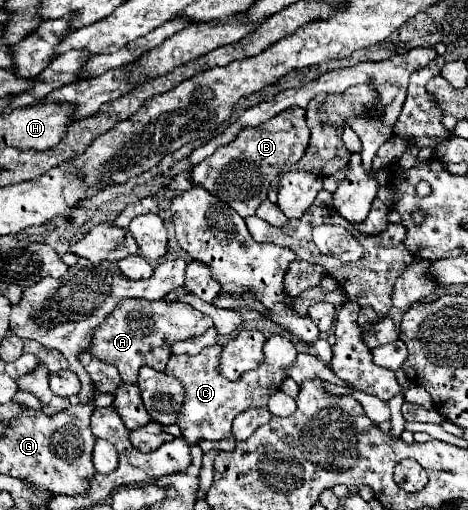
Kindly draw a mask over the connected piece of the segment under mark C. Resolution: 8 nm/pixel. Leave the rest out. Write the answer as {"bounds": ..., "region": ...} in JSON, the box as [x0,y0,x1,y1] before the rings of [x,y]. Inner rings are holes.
{"bounds":[165,335,297,445],"region":[[[273,335],[267,339],[265,361],[253,369],[243,373],[241,381],[229,381],[217,373],[217,361],[221,357],[221,347],[213,345],[203,349],[199,355],[171,355],[165,373],[179,379],[185,387],[185,403],[181,409],[181,419],[177,425],[183,431],[183,437],[195,445],[199,439],[219,441],[231,435],[233,419],[251,409],[251,407],[267,407],[271,395],[281,389],[281,383],[287,379],[285,369],[295,363],[297,347],[283,335]]]}

